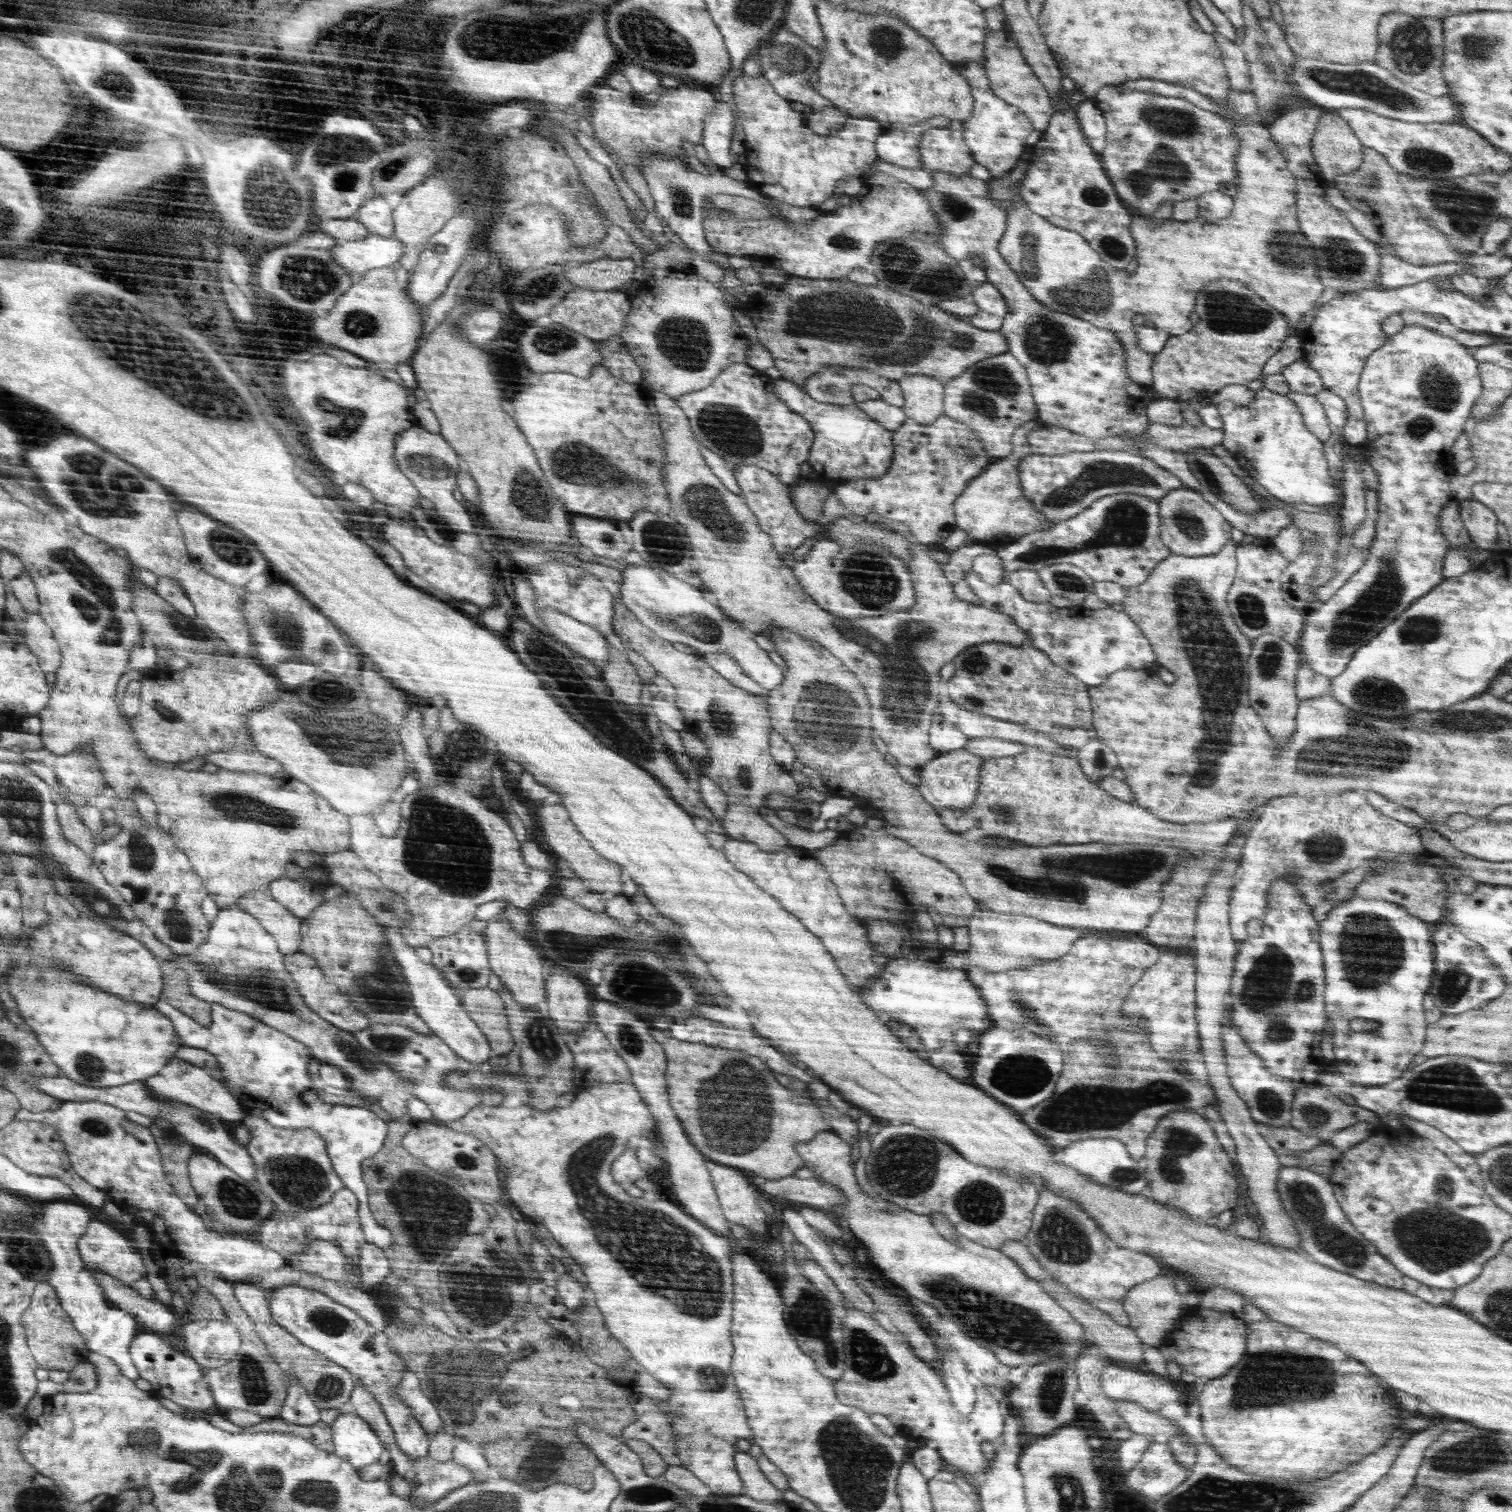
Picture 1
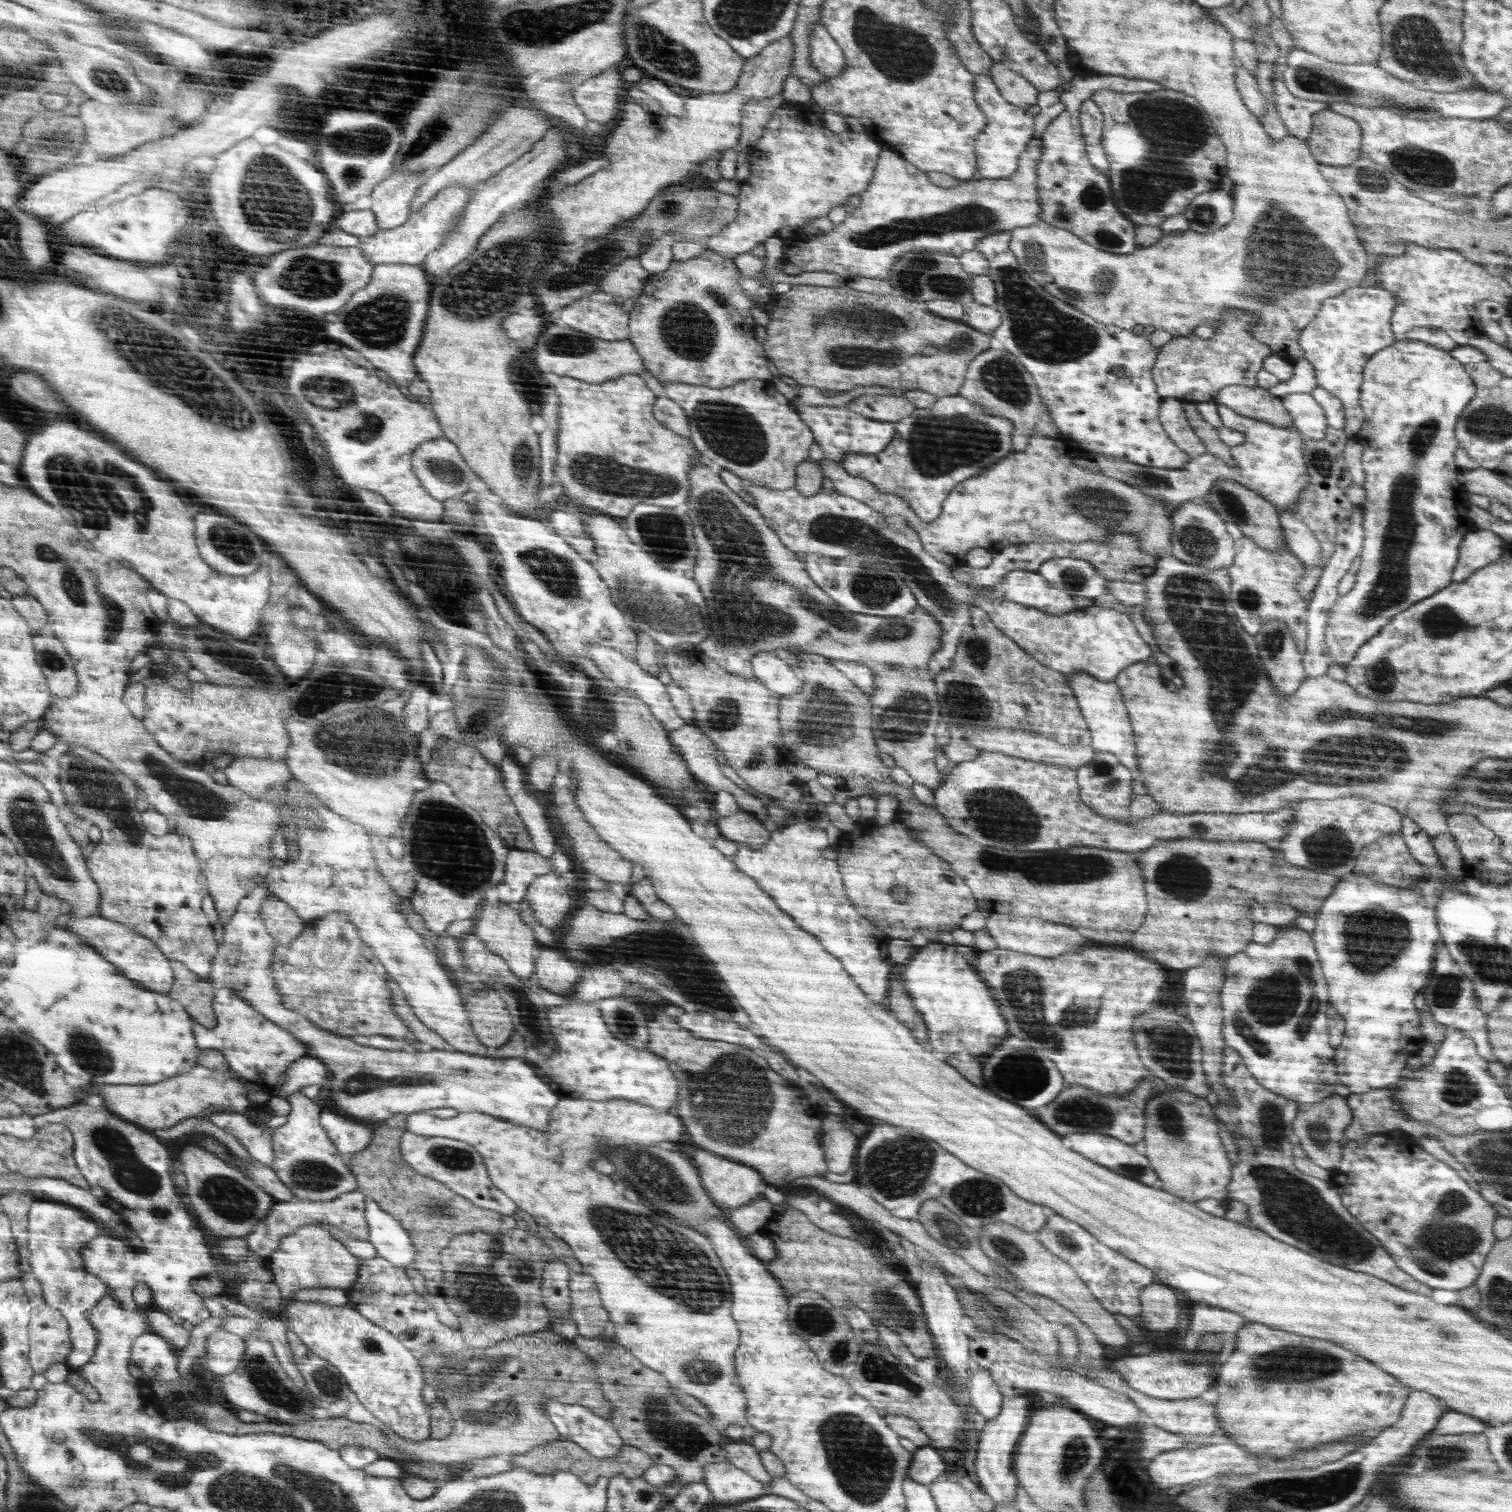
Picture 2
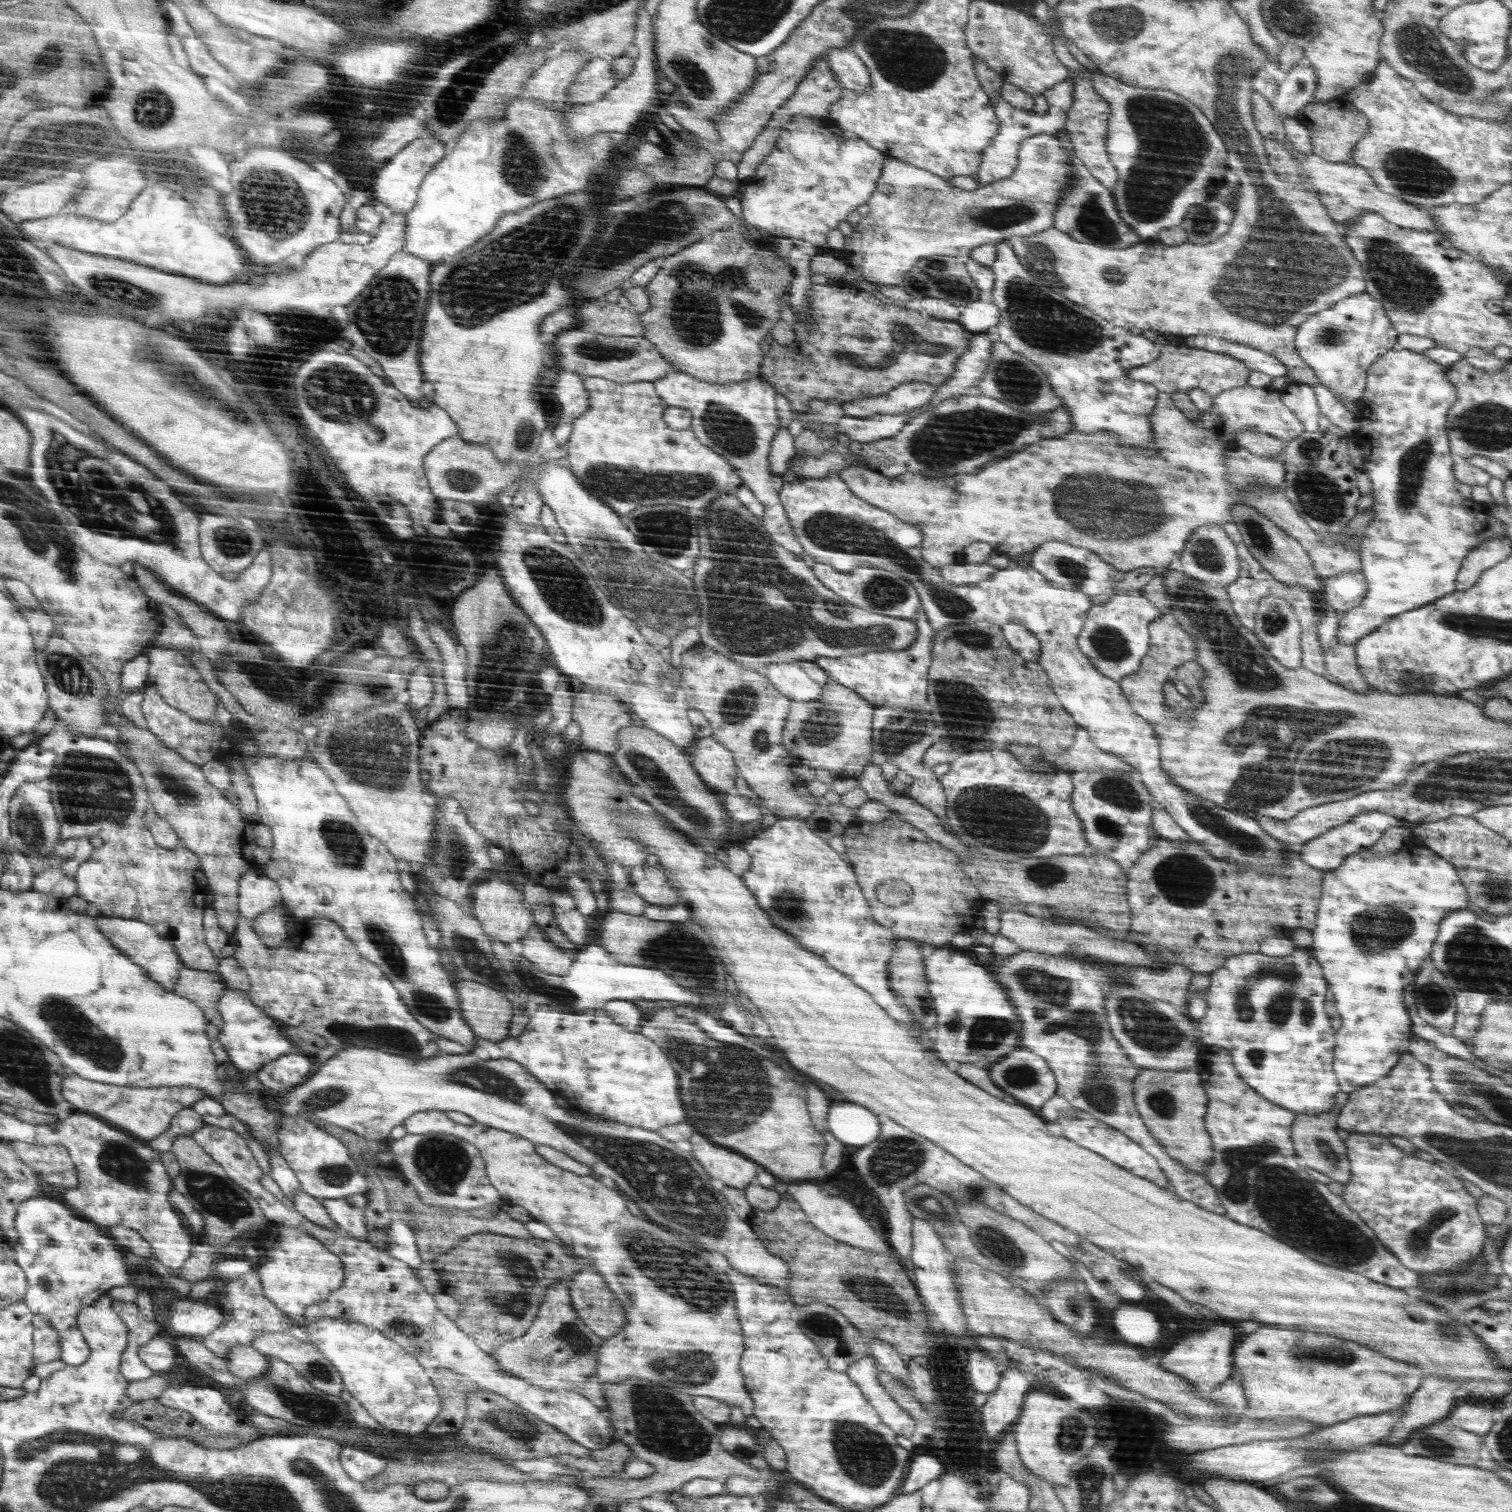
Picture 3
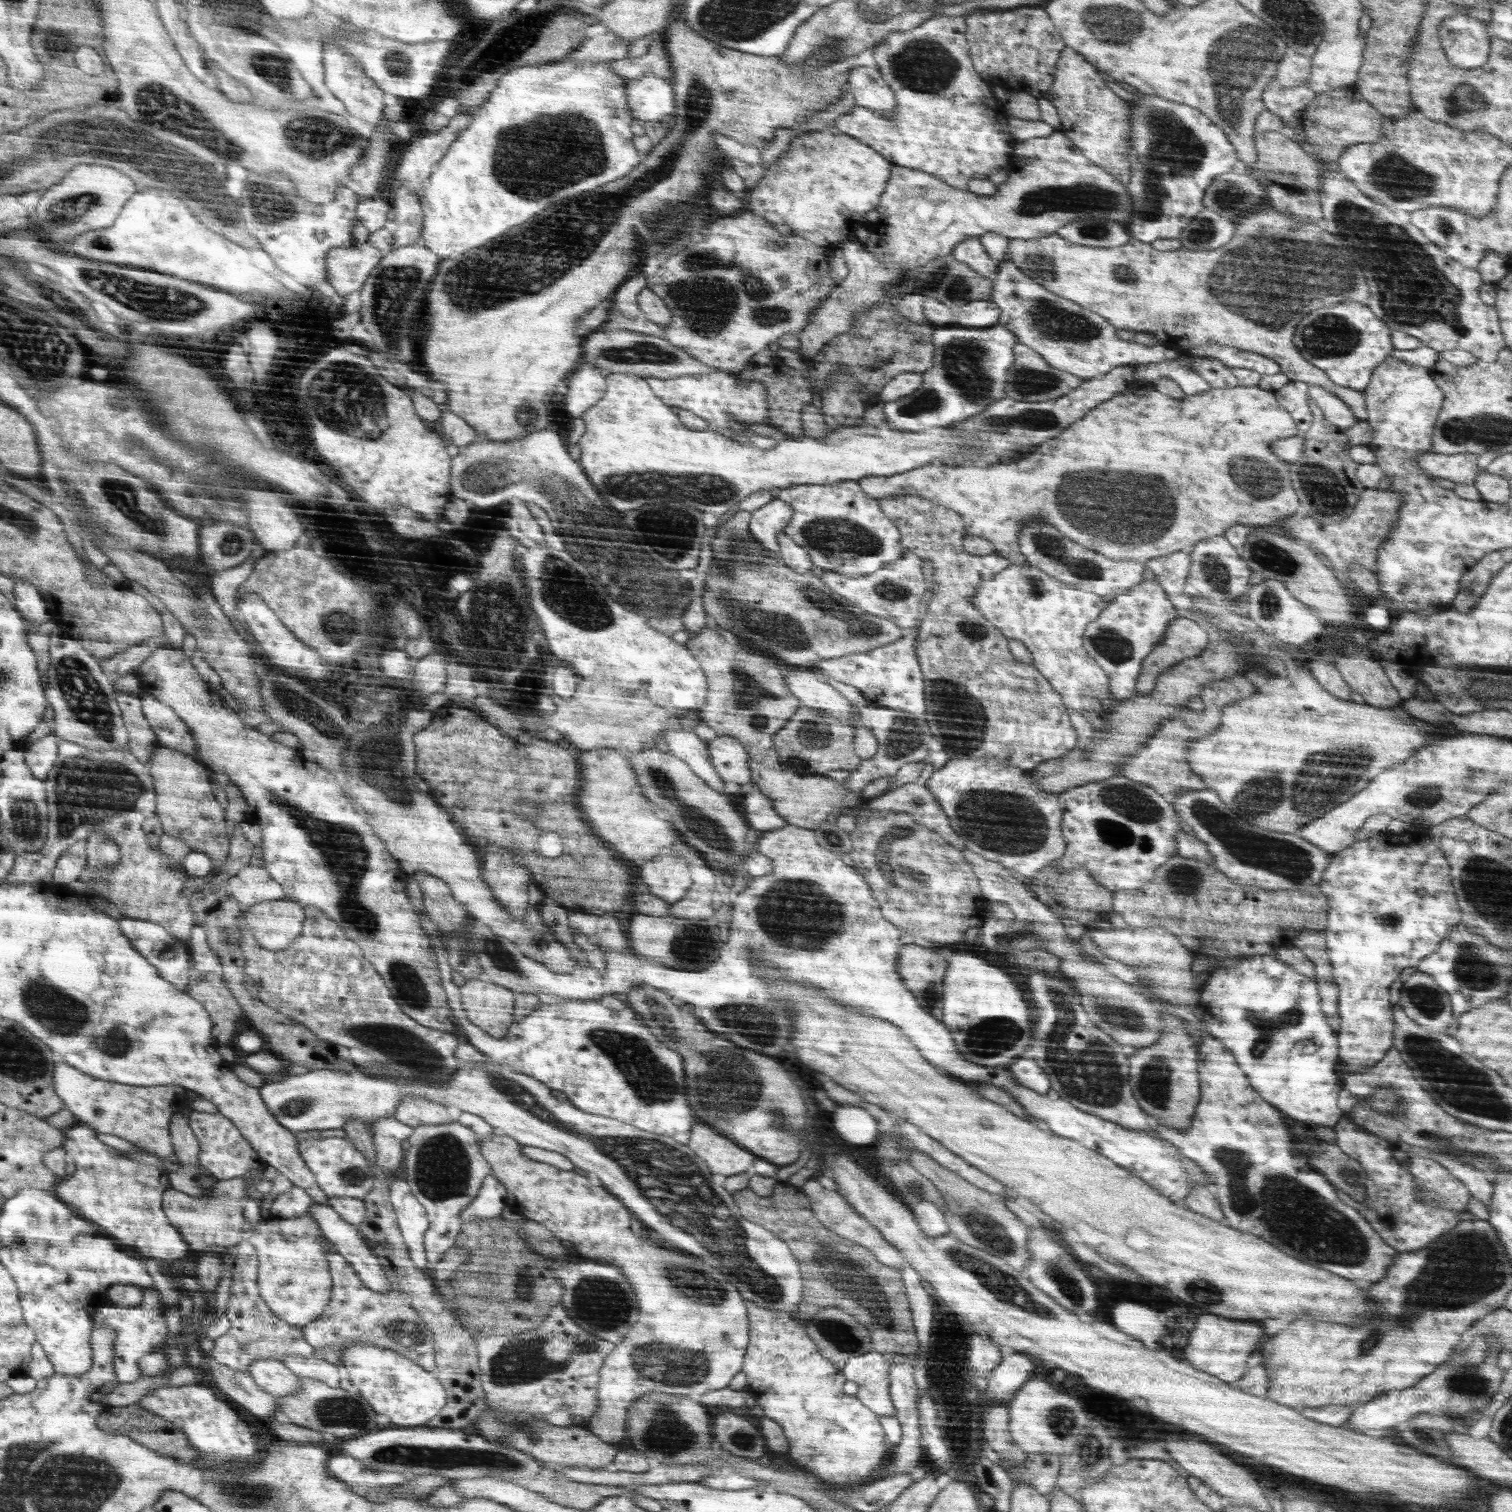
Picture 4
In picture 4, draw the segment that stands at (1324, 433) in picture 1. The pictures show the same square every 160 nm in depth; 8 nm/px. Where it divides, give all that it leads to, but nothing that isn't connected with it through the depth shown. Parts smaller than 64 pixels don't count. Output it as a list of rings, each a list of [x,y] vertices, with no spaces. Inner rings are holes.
[[[1288,381],[1275,391],[1276,400],[1291,414],[1300,433],[1305,433],[1312,424],[1313,414],[1310,410],[1309,384],[1300,381]]]

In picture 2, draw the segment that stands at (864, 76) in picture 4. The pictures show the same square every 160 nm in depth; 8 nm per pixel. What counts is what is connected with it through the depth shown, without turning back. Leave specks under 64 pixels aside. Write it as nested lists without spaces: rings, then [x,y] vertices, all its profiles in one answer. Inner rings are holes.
[[[812,22],[810,33],[810,64],[822,76],[838,77],[842,75],[846,60],[842,48],[830,37],[821,22]]]

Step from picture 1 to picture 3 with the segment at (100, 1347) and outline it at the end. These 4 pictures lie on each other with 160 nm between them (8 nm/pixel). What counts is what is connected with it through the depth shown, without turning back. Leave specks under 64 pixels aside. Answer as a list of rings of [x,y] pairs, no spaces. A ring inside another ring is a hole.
[[[29,1198],[19,1208],[16,1217],[16,1228],[20,1233],[20,1244],[15,1245],[16,1260],[24,1268],[29,1280],[29,1291],[26,1301],[33,1313],[47,1316],[52,1326],[60,1333],[62,1360],[72,1366],[80,1366],[93,1354],[86,1335],[79,1325],[79,1316],[86,1307],[92,1306],[97,1300],[109,1294],[114,1288],[136,1284],[136,1280],[130,1274],[125,1253],[120,1252],[114,1244],[114,1240],[108,1234],[102,1234],[102,1228],[90,1219],[78,1218],[74,1212],[66,1206],[66,1202],[60,1202],[54,1198]]]

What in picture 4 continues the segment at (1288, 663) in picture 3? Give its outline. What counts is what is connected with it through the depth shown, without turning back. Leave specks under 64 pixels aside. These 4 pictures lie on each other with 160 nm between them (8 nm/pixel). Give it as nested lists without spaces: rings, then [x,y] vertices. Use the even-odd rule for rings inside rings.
[[[1262,579],[1251,586],[1247,598],[1248,617],[1258,624],[1260,630],[1274,636],[1278,640],[1286,644],[1293,644],[1300,647],[1301,644],[1316,641],[1325,625],[1322,624],[1321,618],[1310,612],[1300,600],[1296,600],[1295,596],[1284,586],[1283,582],[1274,579]]]

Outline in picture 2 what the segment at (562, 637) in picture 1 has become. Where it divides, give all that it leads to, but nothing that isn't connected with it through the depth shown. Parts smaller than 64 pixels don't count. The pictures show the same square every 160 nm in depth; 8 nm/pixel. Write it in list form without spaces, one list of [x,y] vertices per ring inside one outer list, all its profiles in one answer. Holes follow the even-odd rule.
[[[590,644],[589,654],[590,659],[595,662],[596,666],[602,671],[602,674],[605,674],[616,686],[623,688],[623,690],[633,692],[637,698],[645,701],[649,705],[653,715],[662,724],[666,724],[666,730],[668,732],[670,730],[678,730],[684,724],[684,719],[682,717],[678,718],[679,714],[672,704],[670,695],[667,693],[665,677],[651,675],[649,672],[642,670],[642,667],[634,659],[626,658],[621,652],[609,646]]]

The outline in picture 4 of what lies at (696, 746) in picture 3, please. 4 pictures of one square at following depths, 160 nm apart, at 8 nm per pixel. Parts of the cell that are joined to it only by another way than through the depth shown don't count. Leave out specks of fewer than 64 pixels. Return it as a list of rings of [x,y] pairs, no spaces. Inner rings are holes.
[[[717,736],[714,740],[706,742],[706,752],[714,765],[716,776],[724,782],[754,784],[750,774],[749,754],[737,738]]]

